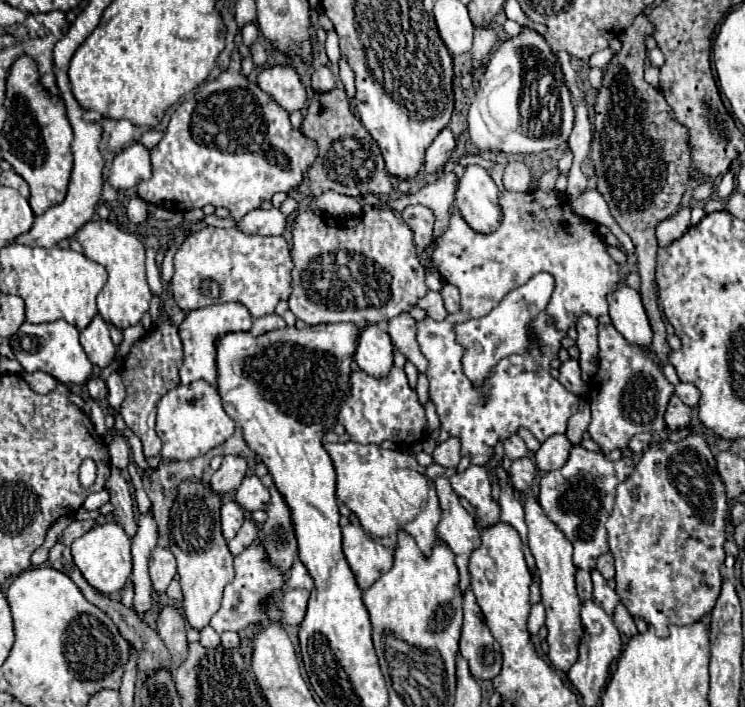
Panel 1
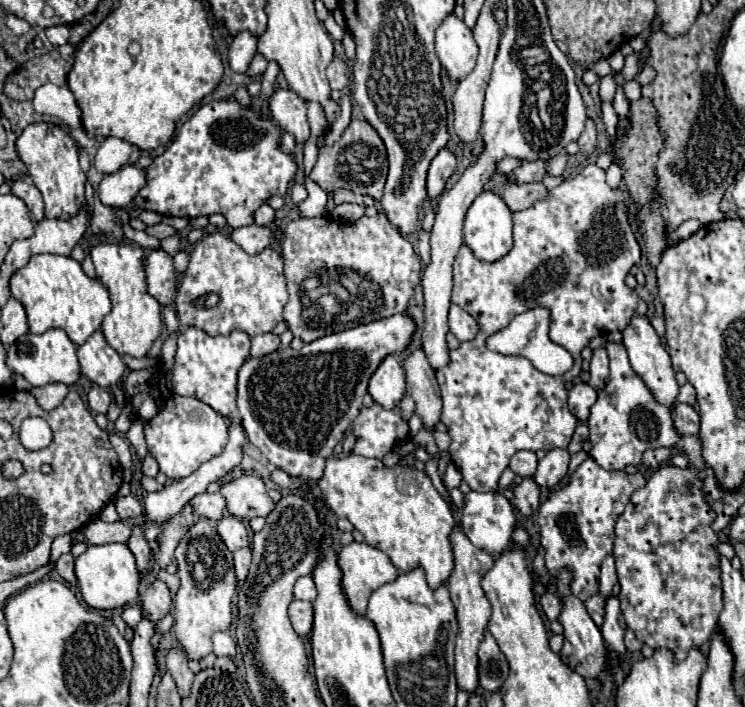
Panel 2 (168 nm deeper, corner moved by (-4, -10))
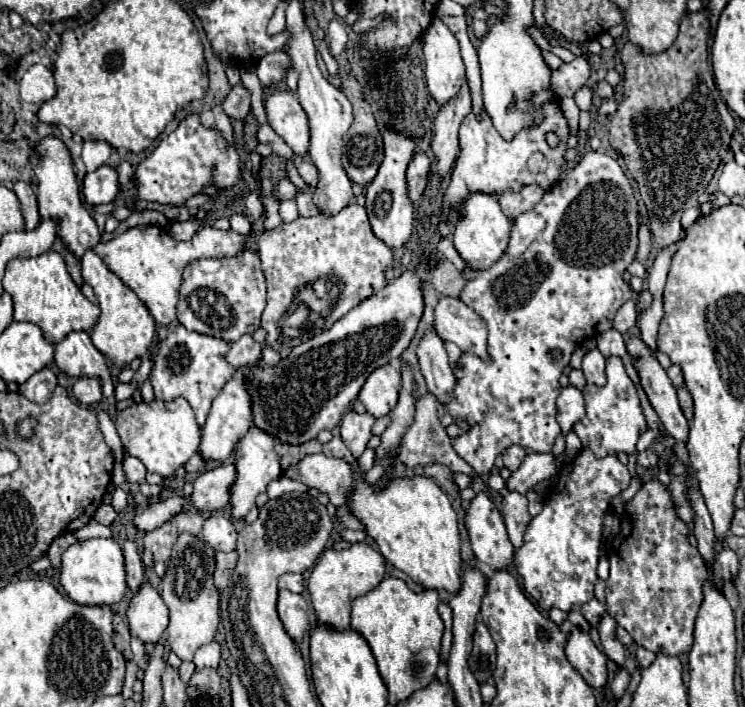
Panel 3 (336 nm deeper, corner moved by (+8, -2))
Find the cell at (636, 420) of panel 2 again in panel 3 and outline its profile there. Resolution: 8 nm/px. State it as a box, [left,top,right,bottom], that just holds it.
[574,356,648,458]

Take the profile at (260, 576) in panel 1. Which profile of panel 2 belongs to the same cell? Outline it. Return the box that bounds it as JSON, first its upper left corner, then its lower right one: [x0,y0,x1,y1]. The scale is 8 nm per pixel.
[212,630,234,656]

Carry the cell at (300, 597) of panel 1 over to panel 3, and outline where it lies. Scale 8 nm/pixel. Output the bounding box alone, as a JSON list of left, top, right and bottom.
[278,590,308,644]

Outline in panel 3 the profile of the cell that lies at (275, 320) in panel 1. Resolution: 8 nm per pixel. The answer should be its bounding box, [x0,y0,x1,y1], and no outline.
[226,334,262,368]

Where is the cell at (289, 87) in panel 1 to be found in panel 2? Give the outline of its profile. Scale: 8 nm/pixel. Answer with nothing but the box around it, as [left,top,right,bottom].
[268,90,310,142]

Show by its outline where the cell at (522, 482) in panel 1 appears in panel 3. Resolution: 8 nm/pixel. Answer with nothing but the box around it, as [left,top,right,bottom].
[502,492,532,548]

